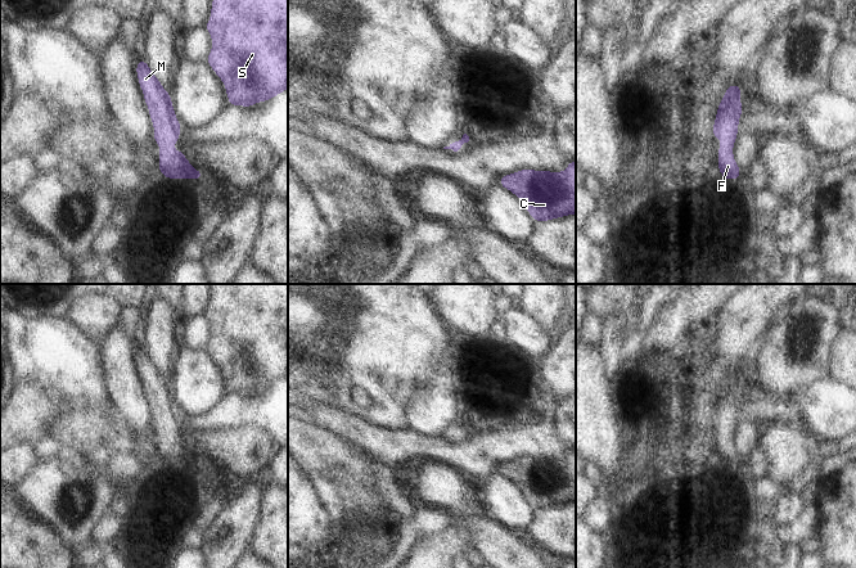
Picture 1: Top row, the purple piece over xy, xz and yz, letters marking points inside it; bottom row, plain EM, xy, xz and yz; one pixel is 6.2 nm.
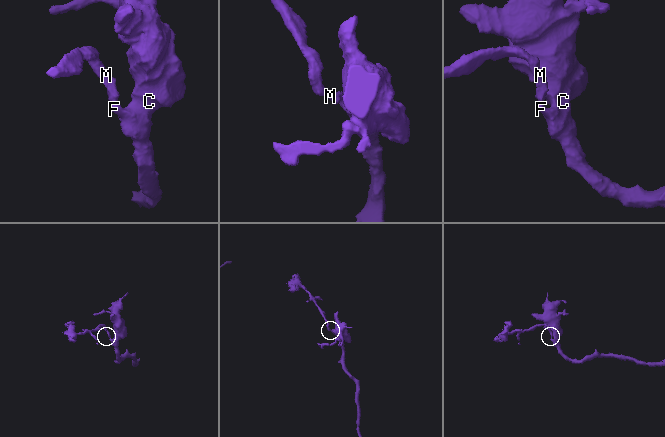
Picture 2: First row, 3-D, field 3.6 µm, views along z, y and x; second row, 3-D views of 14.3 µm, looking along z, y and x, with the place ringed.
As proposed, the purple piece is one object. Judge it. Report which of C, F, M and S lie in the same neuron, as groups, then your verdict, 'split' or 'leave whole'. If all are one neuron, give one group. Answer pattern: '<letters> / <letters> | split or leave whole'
C F M S | leave whole

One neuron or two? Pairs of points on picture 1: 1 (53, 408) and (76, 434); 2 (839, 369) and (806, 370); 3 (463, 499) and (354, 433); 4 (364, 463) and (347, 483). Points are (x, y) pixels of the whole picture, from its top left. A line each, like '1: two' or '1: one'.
1: two
2: two
3: two
4: two

